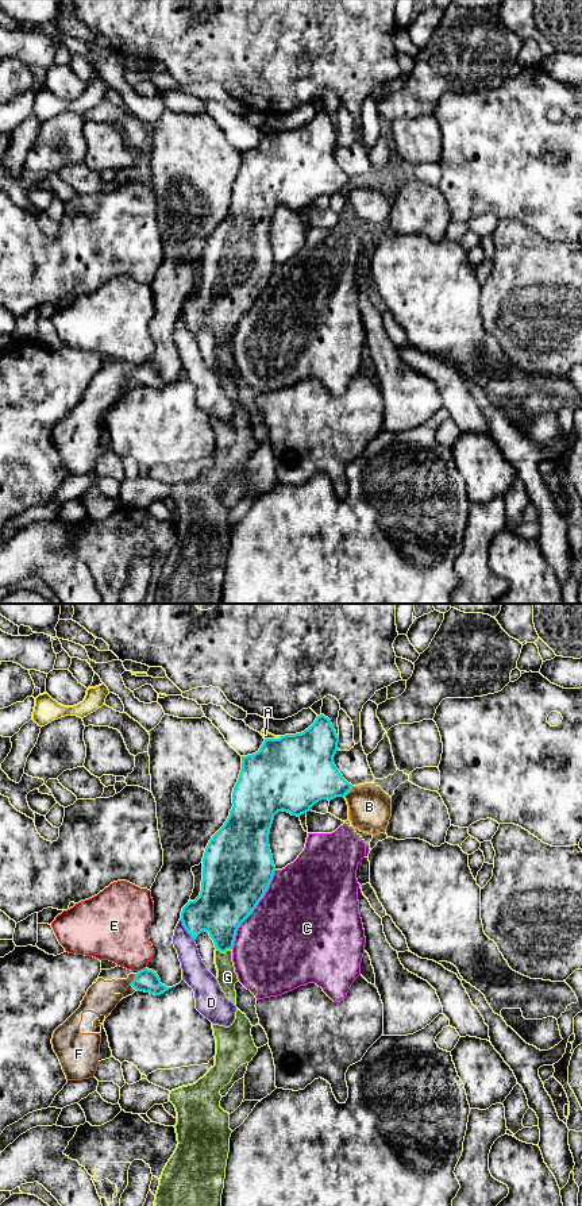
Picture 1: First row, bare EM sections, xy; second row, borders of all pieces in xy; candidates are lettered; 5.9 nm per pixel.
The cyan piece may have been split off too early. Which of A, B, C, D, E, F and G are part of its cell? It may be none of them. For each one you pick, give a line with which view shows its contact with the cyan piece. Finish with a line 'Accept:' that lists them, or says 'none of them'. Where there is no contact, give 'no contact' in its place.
F: contact in xy
Accept: F

